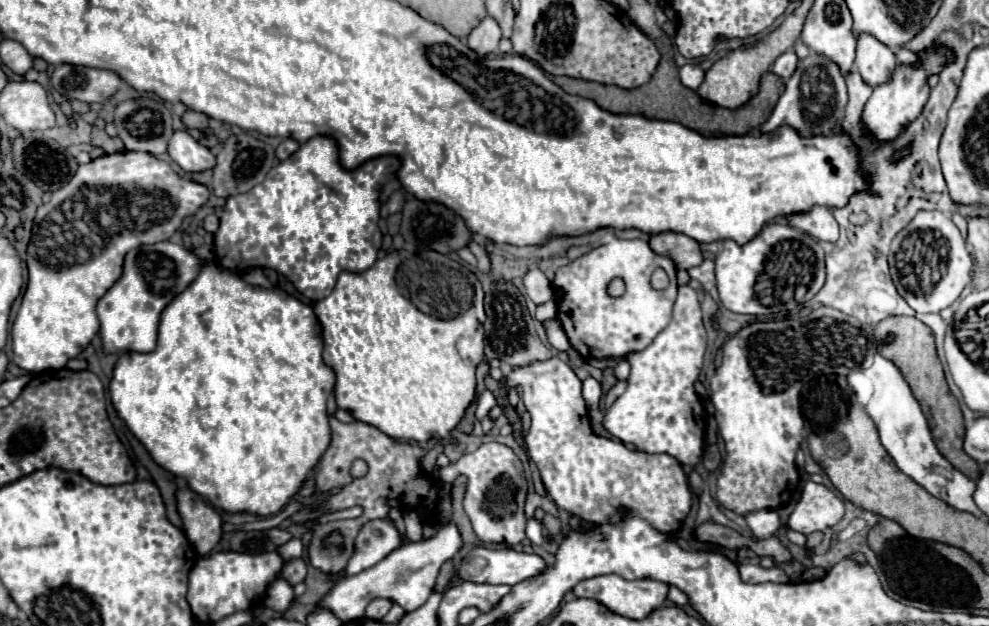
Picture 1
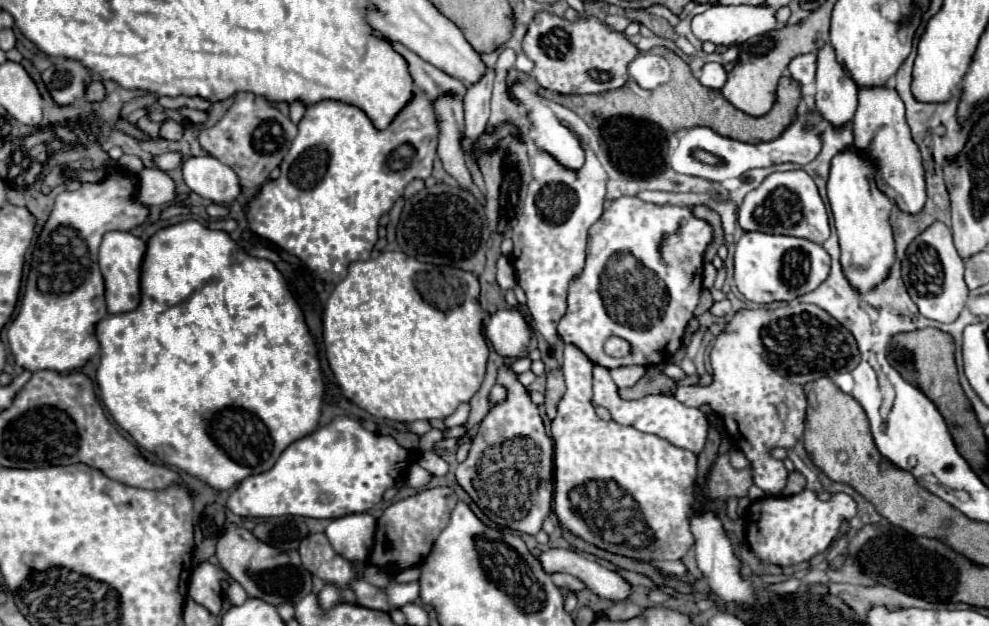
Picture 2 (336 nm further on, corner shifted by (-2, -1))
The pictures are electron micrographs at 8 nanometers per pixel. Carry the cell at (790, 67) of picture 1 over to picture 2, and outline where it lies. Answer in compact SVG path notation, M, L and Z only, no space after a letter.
M802 54L796 56L790 66L788 66L790 74L794 80L798 80L800 84L812 84L816 78L816 54Z

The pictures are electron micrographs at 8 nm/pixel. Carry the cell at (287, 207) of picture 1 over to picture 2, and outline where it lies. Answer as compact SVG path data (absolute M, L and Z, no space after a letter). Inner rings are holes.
M414 88L412 100L386 130L378 130L372 120L358 106L350 106L336 100L320 100L306 108L304 118L298 122L298 136L294 138L290 152L280 164L280 178L268 180L260 194L250 200L246 214L248 226L262 238L278 244L290 254L298 256L312 272L330 284L338 284L348 266L358 260L368 260L378 240L378 220L390 212L394 202L404 194L406 184L416 178L426 180L432 174L432 162L436 158L436 146L440 133L438 116L432 100L420 88ZM402 144L414 146L416 154L406 168L388 166L388 154Z

